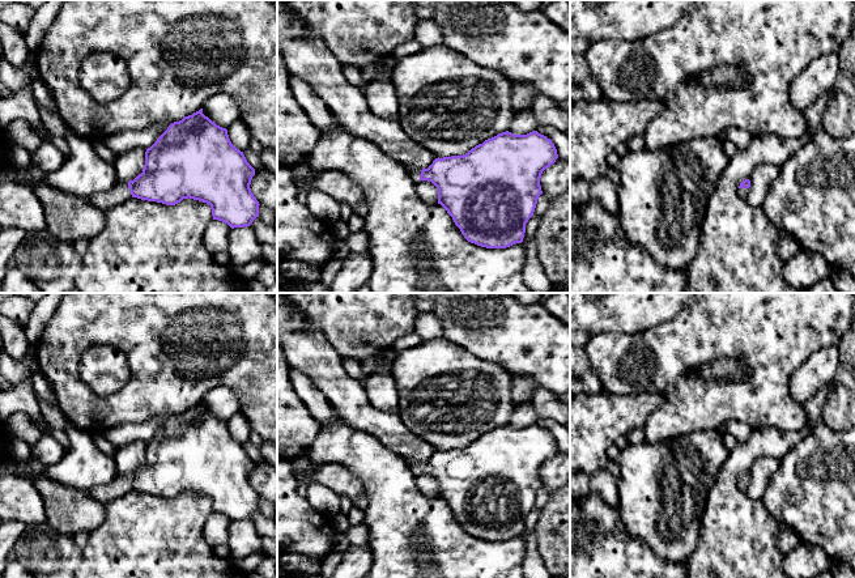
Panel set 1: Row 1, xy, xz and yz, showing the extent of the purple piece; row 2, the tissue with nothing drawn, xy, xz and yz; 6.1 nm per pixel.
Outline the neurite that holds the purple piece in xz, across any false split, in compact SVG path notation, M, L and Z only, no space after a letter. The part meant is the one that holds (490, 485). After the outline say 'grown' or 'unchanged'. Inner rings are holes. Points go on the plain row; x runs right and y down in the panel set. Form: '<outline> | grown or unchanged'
M506 424L463 449L438 450L422 463L405 458L404 462L414 475L428 473L437 480L438 497L452 510L468 535L486 541L506 541L523 535L526 517L543 486L541 467L557 451L552 433L537 424L527 428Z | grown

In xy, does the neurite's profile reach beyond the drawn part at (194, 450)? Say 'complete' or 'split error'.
split error

